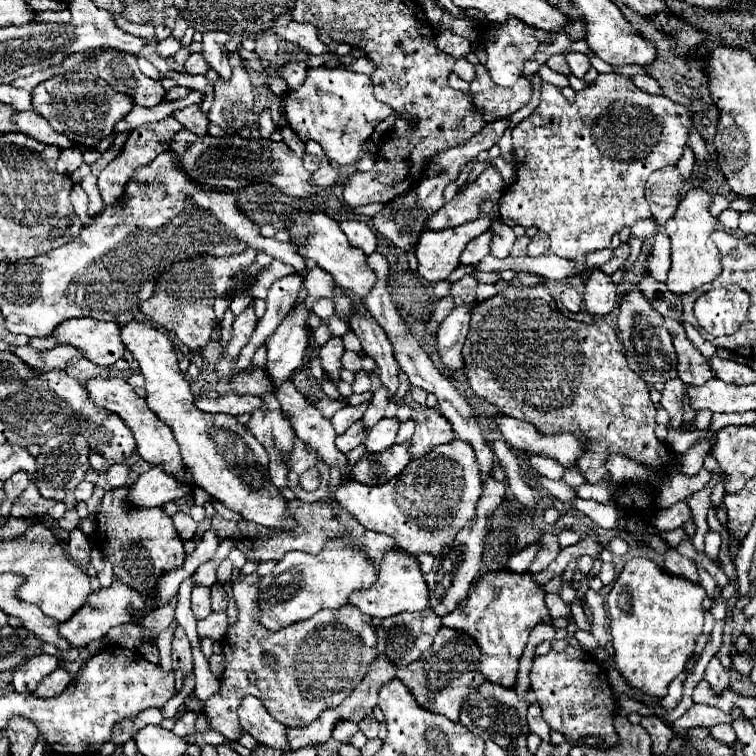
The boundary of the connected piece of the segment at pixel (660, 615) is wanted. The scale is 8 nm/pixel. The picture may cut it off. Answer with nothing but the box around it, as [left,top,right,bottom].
[608,558,706,698]

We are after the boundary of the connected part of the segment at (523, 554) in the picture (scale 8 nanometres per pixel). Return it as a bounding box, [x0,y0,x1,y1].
[504,544,540,574]

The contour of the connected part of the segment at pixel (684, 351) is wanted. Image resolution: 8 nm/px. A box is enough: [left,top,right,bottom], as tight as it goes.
[666,318,714,386]

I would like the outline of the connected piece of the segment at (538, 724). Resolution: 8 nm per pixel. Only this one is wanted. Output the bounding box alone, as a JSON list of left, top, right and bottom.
[528,704,550,742]

